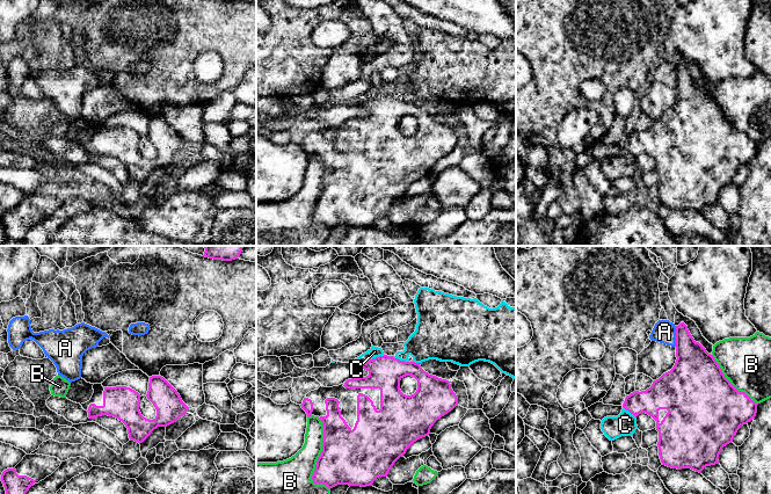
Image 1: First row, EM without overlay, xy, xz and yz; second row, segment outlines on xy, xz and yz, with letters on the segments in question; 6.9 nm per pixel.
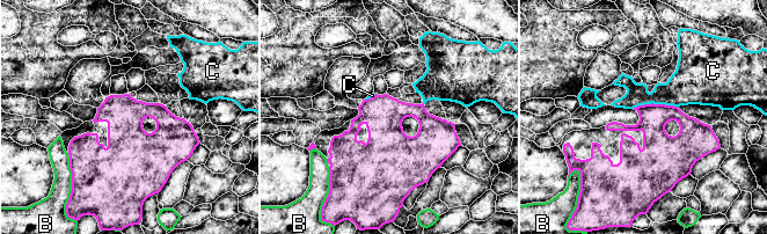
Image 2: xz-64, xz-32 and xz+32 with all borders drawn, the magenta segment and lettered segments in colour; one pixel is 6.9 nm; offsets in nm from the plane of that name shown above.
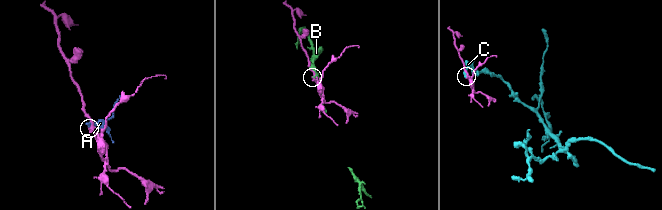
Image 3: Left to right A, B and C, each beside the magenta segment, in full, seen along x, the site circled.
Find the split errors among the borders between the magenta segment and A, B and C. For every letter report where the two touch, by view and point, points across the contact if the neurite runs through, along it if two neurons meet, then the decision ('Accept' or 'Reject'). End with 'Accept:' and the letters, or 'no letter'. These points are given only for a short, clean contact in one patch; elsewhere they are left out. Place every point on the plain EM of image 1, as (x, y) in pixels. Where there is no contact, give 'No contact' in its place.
A: Touches magenta at yz (676, 77). Reject
B: Touches magenta at xz (318, 198). Reject
C: Touches magenta at xz (372, 99). Reject
Accept: no letter

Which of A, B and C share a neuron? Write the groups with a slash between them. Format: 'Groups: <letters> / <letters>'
Groups: A / B / C

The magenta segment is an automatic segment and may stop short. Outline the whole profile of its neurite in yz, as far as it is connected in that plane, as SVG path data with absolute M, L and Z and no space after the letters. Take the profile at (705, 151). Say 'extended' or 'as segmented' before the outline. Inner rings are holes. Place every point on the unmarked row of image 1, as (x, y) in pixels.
extended | M684 63L676 66L676 97L670 111L646 131L626 136L623 147L635 158L646 153L656 161L662 205L701 213L706 206L719 204L722 188L733 182L741 166L755 159L758 144L730 124L714 97L694 81Z

